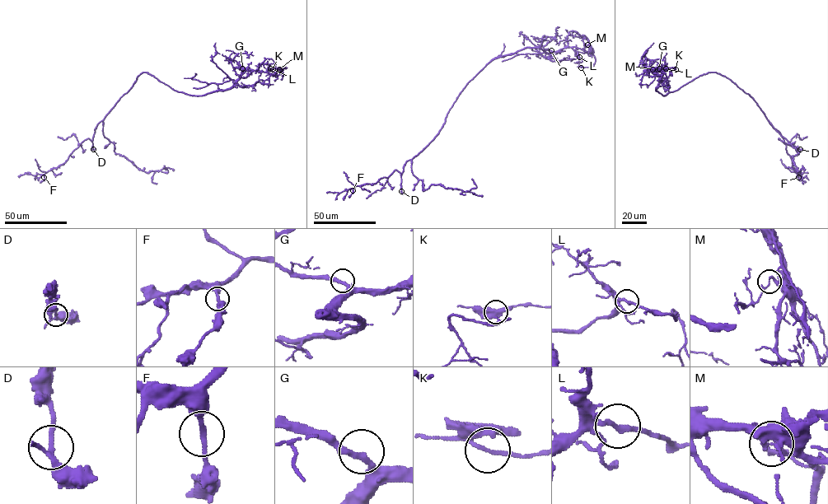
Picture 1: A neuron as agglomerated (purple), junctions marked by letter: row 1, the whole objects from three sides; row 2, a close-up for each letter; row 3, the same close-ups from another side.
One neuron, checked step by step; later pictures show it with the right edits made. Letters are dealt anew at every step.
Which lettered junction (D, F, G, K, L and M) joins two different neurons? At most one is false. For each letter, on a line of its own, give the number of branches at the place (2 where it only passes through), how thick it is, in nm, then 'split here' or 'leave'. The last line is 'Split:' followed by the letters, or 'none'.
D: 3 | 180 nm | leave
F: 2 | 200 nm | leave
G: 2 | 280 nm | leave
K: 2 | 150 nm | leave
L: 2 | 200 nm | leave
M: 2 | 160 nm | split here
Split: M

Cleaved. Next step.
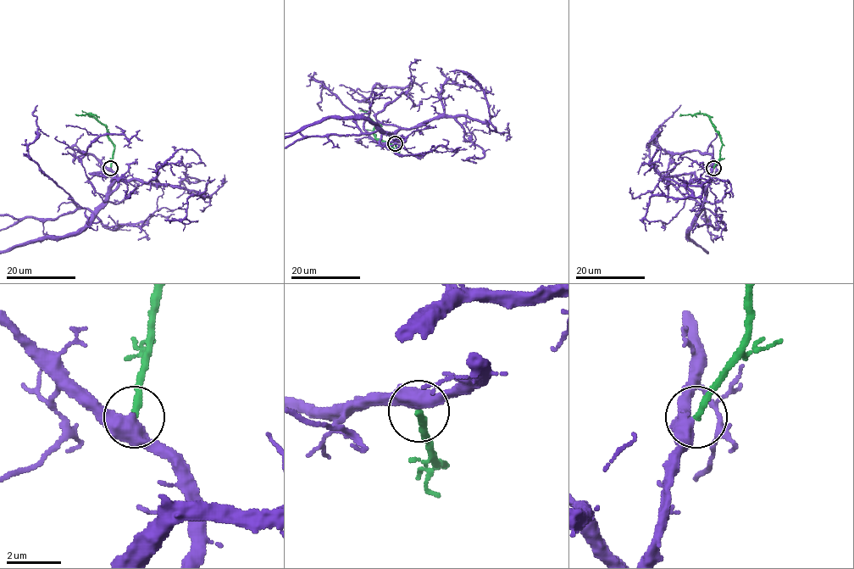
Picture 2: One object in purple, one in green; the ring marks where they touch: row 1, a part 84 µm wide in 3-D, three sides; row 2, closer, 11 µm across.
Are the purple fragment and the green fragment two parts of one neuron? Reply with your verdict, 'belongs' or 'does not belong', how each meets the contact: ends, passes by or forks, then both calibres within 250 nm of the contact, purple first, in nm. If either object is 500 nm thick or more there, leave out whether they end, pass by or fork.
belongs; 550 nm thick on the purple side, 240 nm on the other

